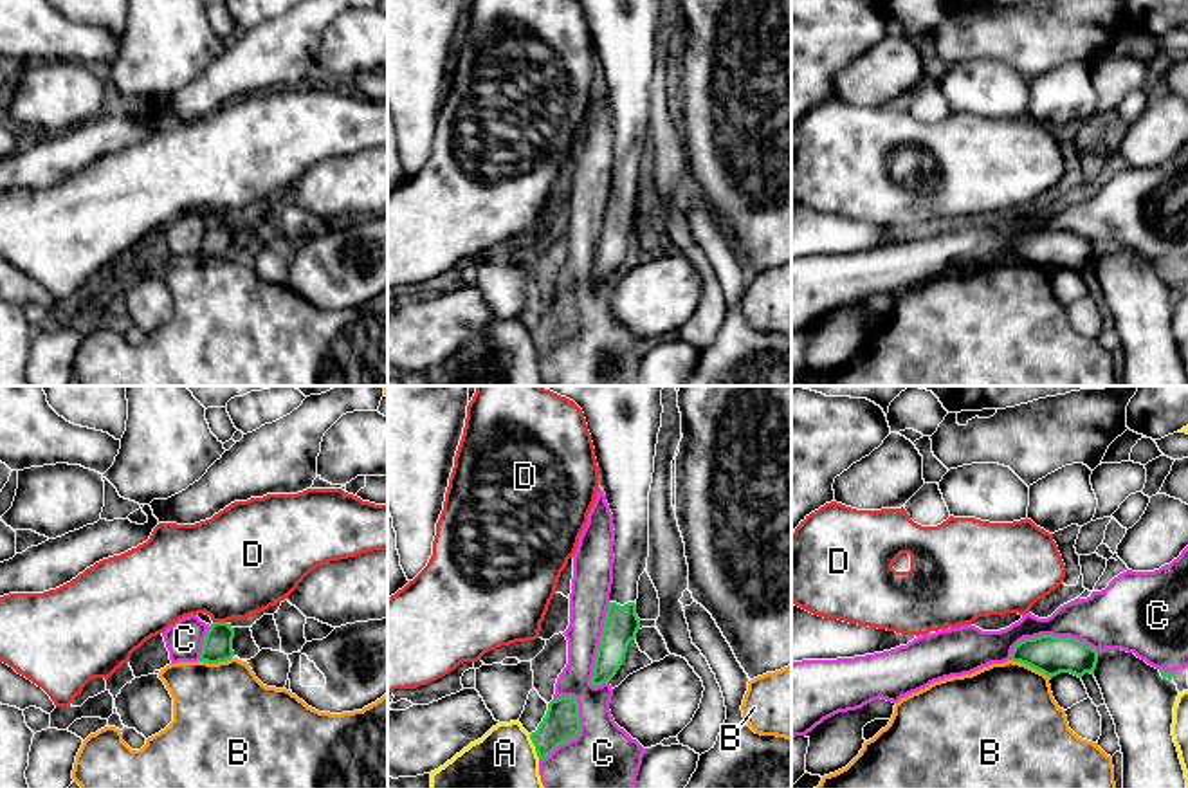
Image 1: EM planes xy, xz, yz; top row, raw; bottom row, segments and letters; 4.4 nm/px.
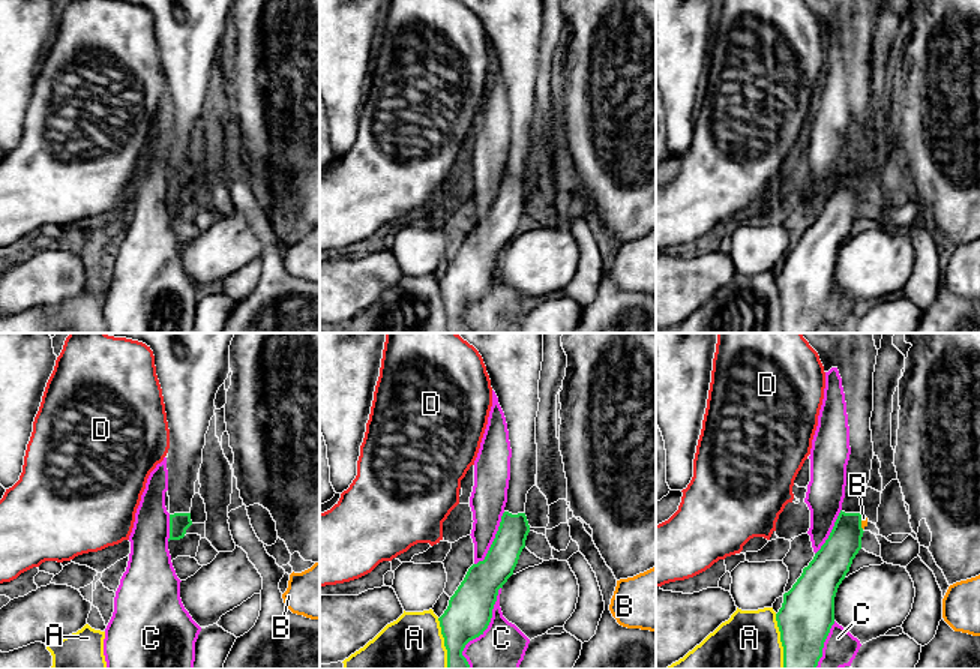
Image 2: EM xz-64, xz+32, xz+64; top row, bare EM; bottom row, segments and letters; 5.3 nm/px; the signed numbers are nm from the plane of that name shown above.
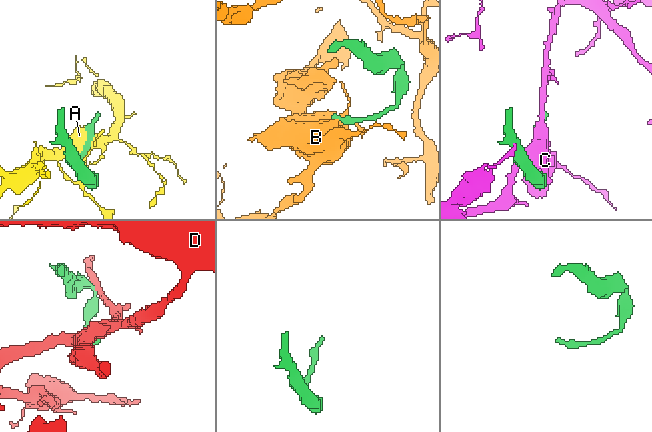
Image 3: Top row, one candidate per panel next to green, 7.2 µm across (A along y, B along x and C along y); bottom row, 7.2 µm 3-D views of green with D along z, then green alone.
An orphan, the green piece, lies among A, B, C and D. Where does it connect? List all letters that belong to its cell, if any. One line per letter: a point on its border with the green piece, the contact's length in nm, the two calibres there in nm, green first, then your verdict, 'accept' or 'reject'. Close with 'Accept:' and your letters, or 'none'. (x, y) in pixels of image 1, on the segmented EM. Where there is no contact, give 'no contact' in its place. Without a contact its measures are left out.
A: xz (534, 745) | 120 nm | 160/280 nm | reject
B: yz (1032, 666) | 200 nm | 180/460 nm | reject
C: xz (599, 646) | 400 nm | 160/180 nm | reject
D: xy (220, 623) | 60 nm | 130/460 nm | reject
Accept: none

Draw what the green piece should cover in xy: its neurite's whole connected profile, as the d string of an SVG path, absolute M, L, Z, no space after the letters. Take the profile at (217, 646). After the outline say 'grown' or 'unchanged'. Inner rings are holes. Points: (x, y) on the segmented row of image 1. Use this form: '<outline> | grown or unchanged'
M213 622L206 633L200 662L218 664L234 656L234 628L227 622Z | unchanged

